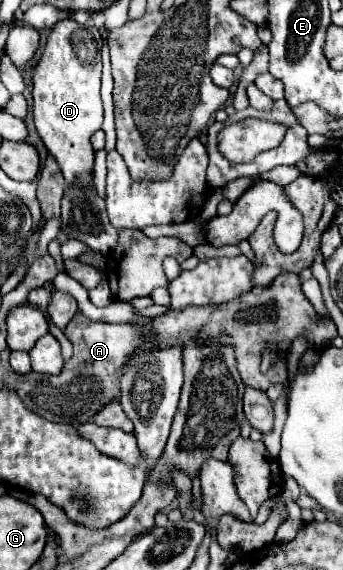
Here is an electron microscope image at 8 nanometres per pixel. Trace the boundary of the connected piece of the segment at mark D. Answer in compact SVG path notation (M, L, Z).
M72 19L58 21L48 35L44 53L34 67L34 125L46 149L60 165L66 185L92 187L94 181L94 147L90 137L102 125L100 101L100 61L102 61L102 33L96 27L82 27Z

